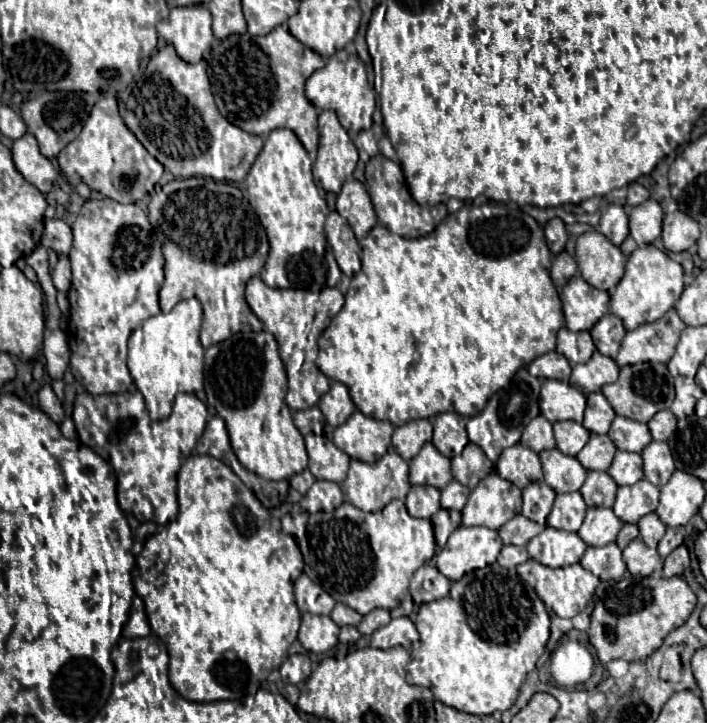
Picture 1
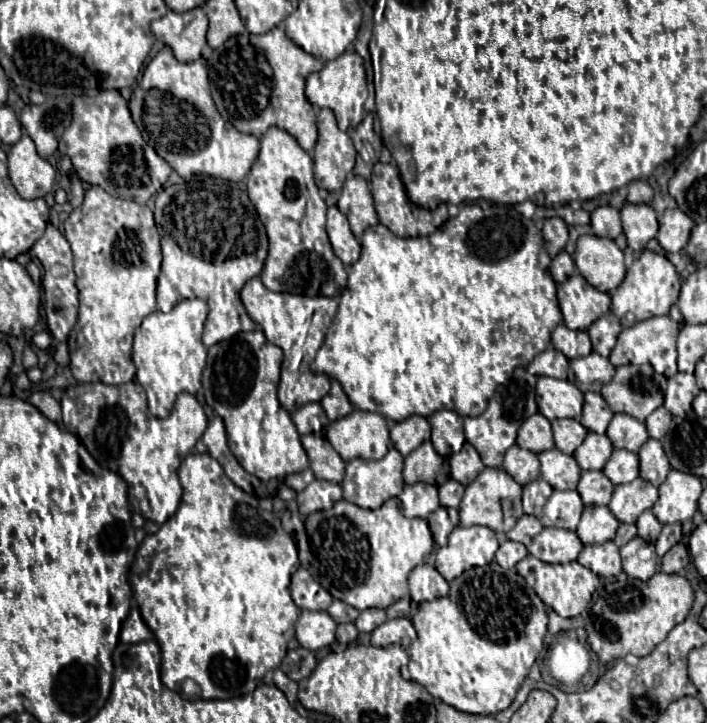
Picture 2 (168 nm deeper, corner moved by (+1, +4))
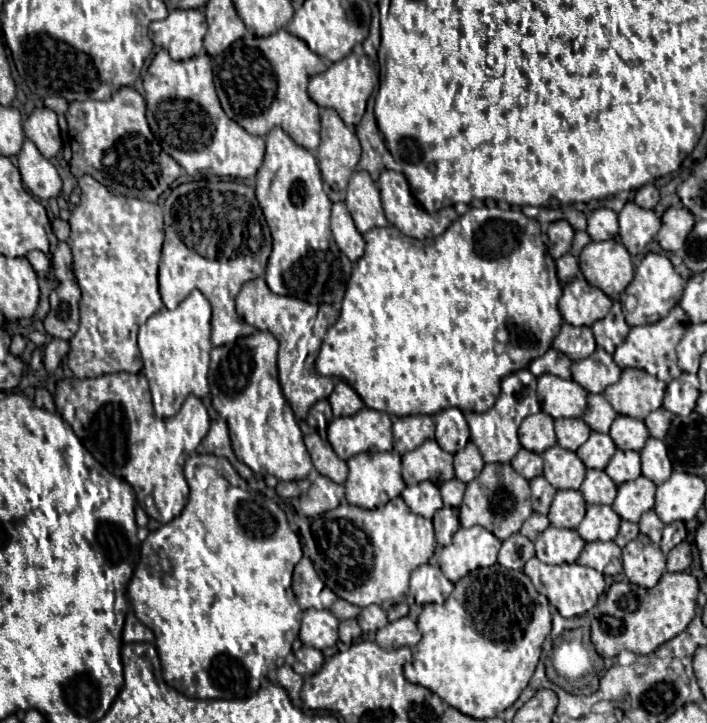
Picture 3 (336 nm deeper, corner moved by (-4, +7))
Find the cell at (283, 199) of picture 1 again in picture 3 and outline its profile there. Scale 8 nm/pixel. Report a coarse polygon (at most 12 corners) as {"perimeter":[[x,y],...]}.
{"perimeter":[[266,136],[256,198],[274,294],[340,308],[352,262],[316,158]]}

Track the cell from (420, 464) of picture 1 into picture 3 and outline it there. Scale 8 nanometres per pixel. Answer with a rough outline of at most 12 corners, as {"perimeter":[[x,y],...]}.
{"perimeter":[[436,440],[402,454],[408,486],[454,478],[452,454]]}

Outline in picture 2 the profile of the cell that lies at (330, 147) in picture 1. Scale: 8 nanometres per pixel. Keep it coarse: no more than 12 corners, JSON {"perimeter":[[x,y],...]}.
{"perimeter":[[331,109],[317,115],[315,183],[337,193],[357,151]]}

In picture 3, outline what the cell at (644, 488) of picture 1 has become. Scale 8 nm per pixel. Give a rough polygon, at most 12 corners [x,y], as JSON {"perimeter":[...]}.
{"perimeter":[[640,476],[618,486],[612,508],[638,522],[654,506],[656,484]]}

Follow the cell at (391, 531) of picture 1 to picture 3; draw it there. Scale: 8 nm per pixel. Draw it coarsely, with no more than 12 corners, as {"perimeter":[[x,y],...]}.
{"perimeter":[[402,498],[342,500],[304,554],[338,598],[388,610],[436,548]]}

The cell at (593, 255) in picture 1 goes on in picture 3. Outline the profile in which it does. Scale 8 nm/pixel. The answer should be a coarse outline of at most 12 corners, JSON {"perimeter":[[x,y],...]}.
{"perimeter":[[616,240],[590,242],[578,260],[584,278],[606,296],[634,278]]}

